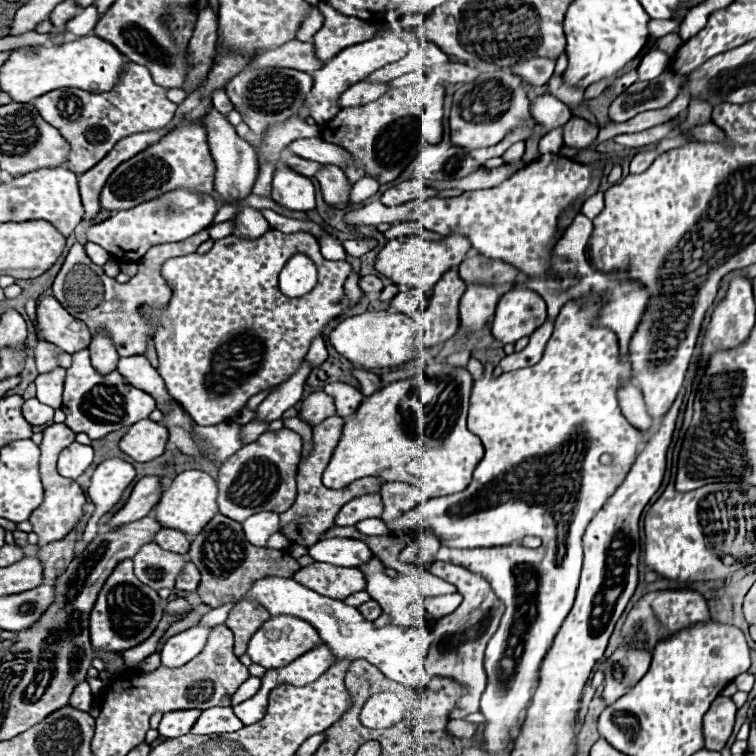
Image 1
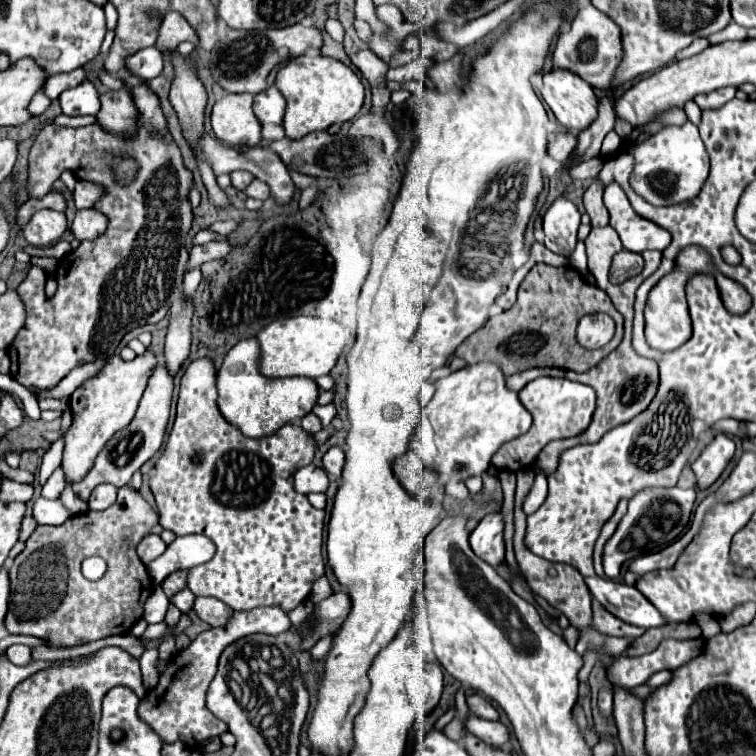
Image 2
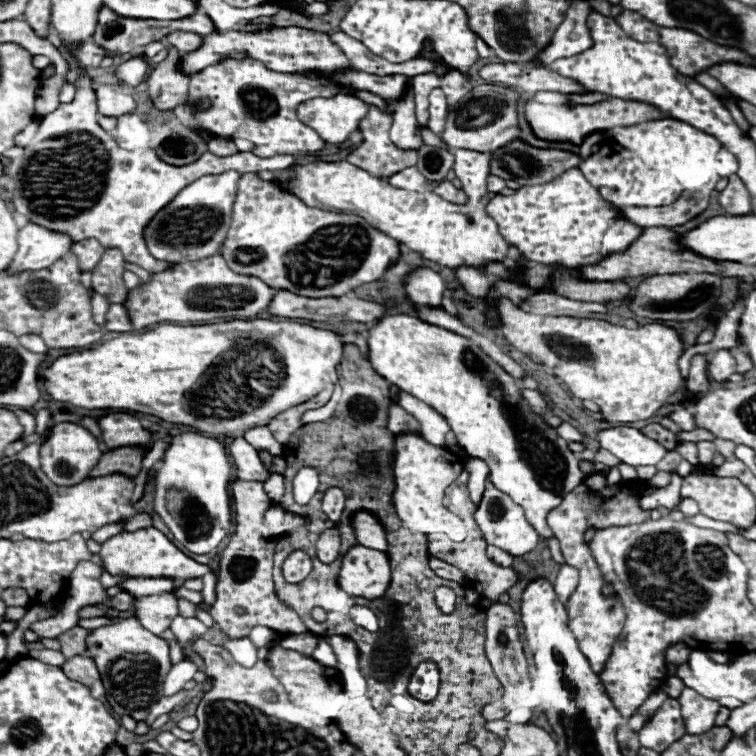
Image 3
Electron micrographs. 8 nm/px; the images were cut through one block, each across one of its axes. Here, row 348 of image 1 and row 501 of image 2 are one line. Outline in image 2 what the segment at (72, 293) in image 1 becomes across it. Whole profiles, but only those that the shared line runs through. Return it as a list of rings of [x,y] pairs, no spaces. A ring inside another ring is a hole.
[[[128,486],[118,490],[118,500],[106,512],[74,516],[62,526],[38,526],[28,538],[26,550],[14,560],[10,572],[10,604],[4,620],[6,630],[10,634],[36,636],[56,648],[72,648],[114,634],[130,634],[134,622],[144,614],[144,602],[152,594],[152,580],[136,556],[136,546],[156,524],[158,514],[138,492]],[[96,554],[108,562],[108,572],[102,576],[102,580],[90,582],[82,576],[80,564],[84,558]]]

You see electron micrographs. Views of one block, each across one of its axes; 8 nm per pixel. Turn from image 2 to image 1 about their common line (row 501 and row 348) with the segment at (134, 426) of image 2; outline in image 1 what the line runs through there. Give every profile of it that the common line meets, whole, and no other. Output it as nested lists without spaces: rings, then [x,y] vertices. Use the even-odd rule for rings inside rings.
[[[88,348],[72,354],[72,366],[66,370],[66,378],[64,378],[62,410],[66,414],[66,426],[72,428],[74,432],[84,432],[92,440],[98,440],[114,430],[134,424],[134,420],[148,418],[148,414],[154,408],[156,408],[156,400],[144,390],[130,386],[118,370],[112,370],[110,374],[100,374],[90,362]]]

